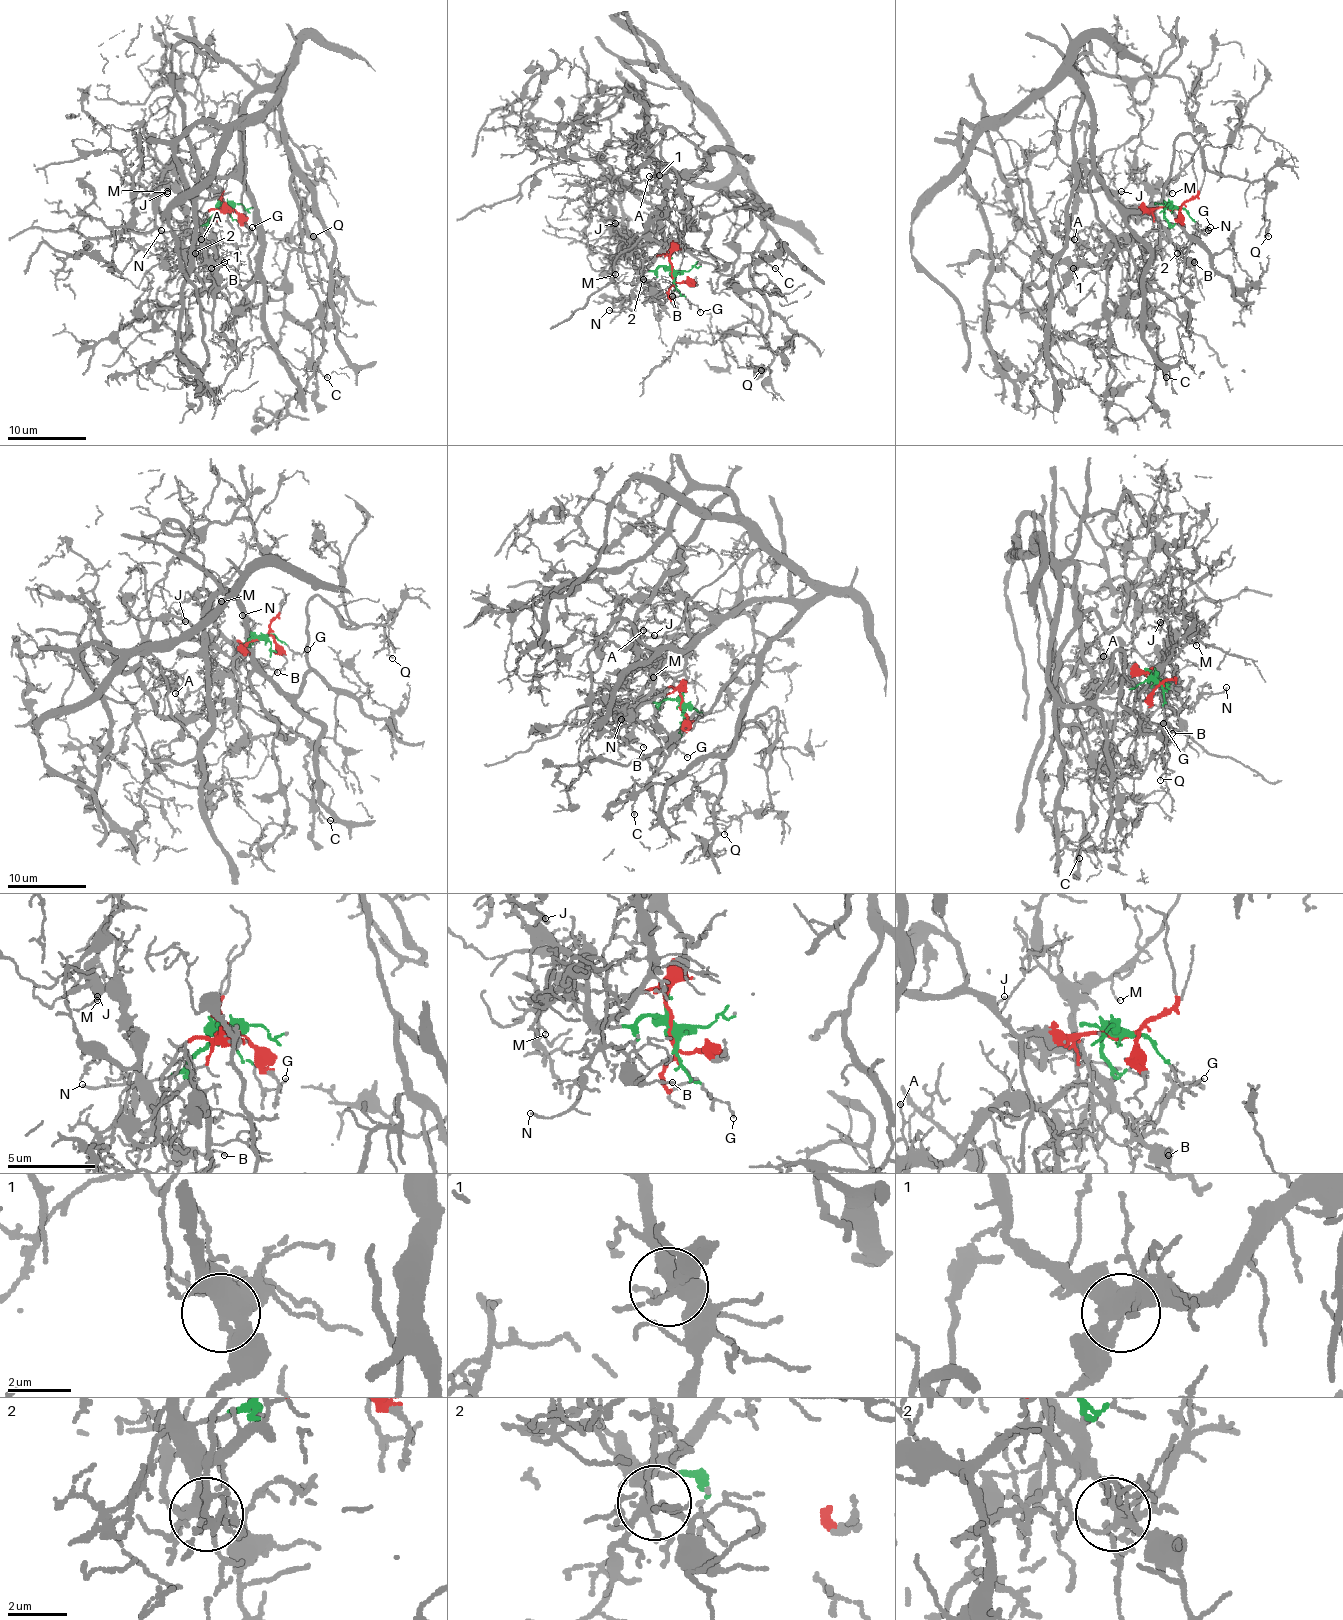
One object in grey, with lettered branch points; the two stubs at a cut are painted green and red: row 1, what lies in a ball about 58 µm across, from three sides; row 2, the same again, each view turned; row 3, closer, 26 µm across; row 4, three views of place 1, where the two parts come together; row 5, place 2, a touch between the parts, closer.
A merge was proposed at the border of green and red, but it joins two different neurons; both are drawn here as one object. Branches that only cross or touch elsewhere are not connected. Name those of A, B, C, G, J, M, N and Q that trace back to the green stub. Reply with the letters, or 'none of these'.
B, G, J, M, N

